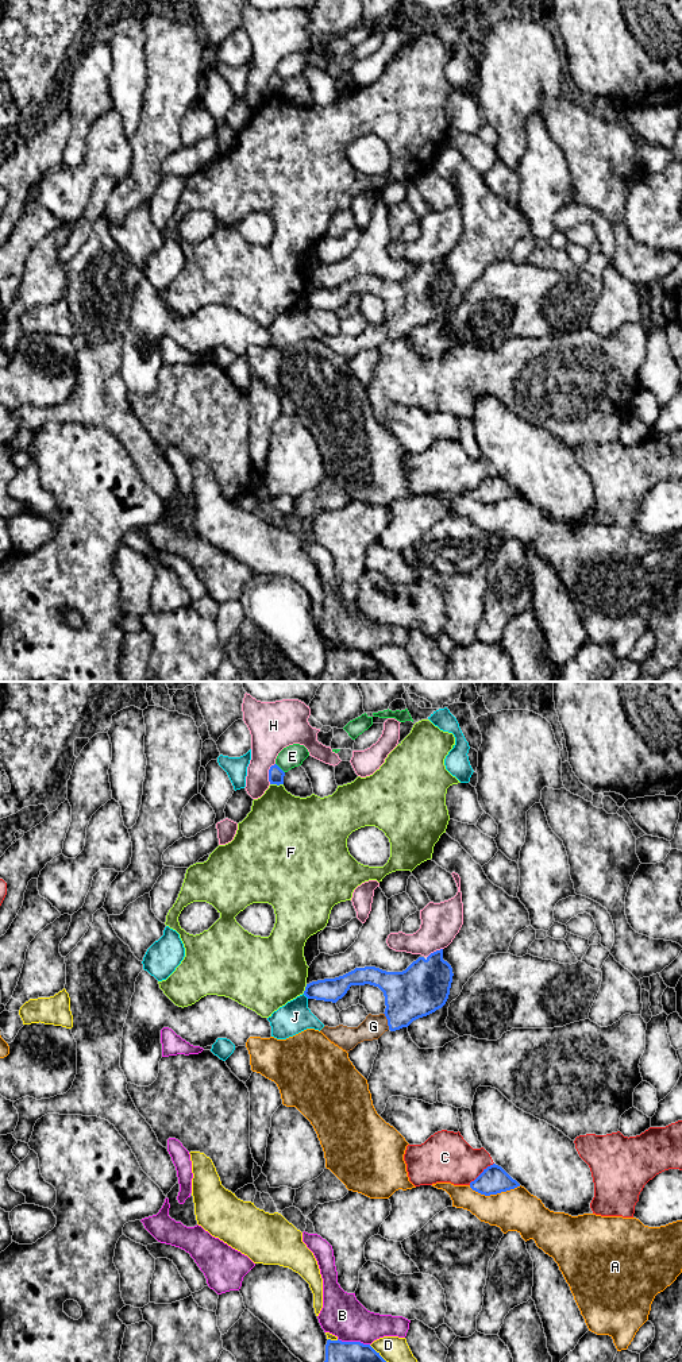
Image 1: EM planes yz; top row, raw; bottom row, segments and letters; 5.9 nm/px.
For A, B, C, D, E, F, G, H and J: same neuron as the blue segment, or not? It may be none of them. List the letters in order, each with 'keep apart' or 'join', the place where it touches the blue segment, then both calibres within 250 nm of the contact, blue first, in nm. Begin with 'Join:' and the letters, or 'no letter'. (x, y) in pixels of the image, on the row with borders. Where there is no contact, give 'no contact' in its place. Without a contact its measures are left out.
Join: G
A: keep apart | yz (494, 1193) | 170/260 nm
B: keep apart | yz (354, 1342) | 130/260 nm
C: keep apart | yz (482, 1172) | 170/300 nm
D: keep apart | yz (378, 1353) | 130/160 nm
E: keep apart | yz (280, 768) | 100/130 nm
F: keep apart | yz (277, 784) | 100/400 nm
G: join | yz (388, 1021) | 300/140 nm
H: keep apart | yz (269, 774) | 100/240 nm
J: keep apart | yz (305, 995) | 140/190 nm

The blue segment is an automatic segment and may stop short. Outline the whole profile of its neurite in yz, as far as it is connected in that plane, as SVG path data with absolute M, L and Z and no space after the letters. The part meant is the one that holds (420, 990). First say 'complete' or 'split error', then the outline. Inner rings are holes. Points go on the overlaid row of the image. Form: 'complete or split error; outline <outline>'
split error; outline M440 949L431 953L427 958L419 957L402 972L386 972L375 966L365 966L355 968L335 979L312 981L307 984L304 995L308 999L336 1003L347 993L351 985L370 984L378 987L384 992L386 1006L384 1014L369 1014L358 1027L339 1025L336 1027L324 1026L320 1030L331 1042L350 1052L363 1041L378 1039L388 1030L396 1031L408 1027L413 1020L442 1008L448 999L452 976L452 968L443 960L443 949Z

